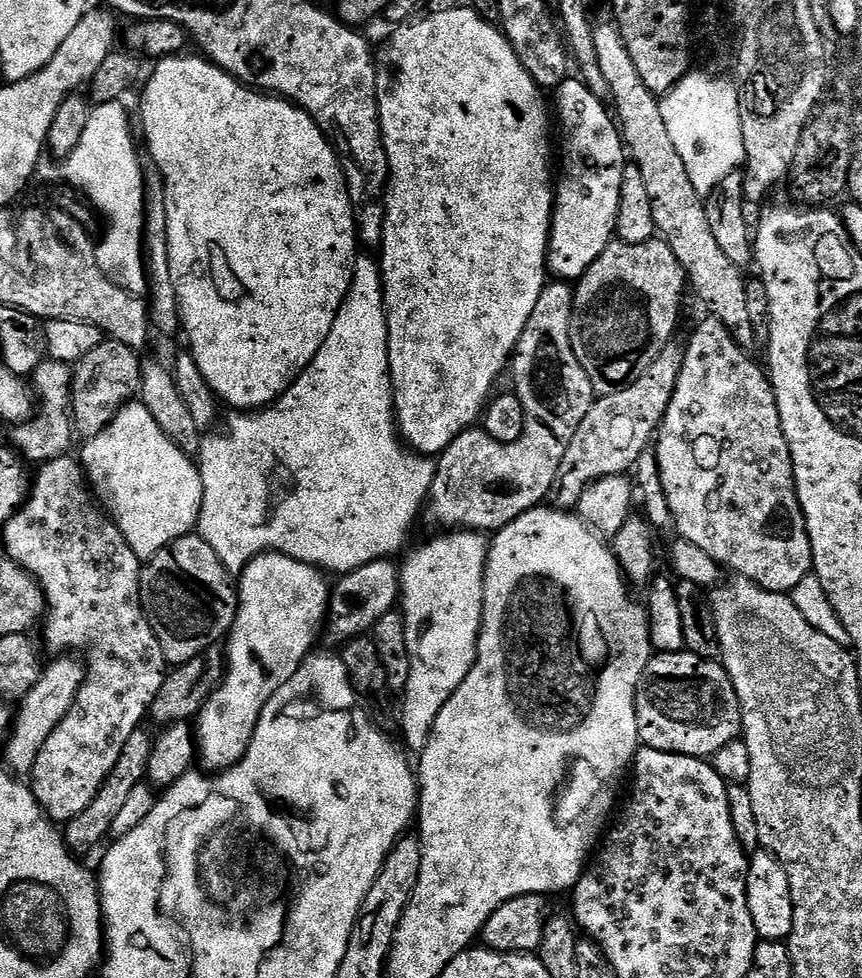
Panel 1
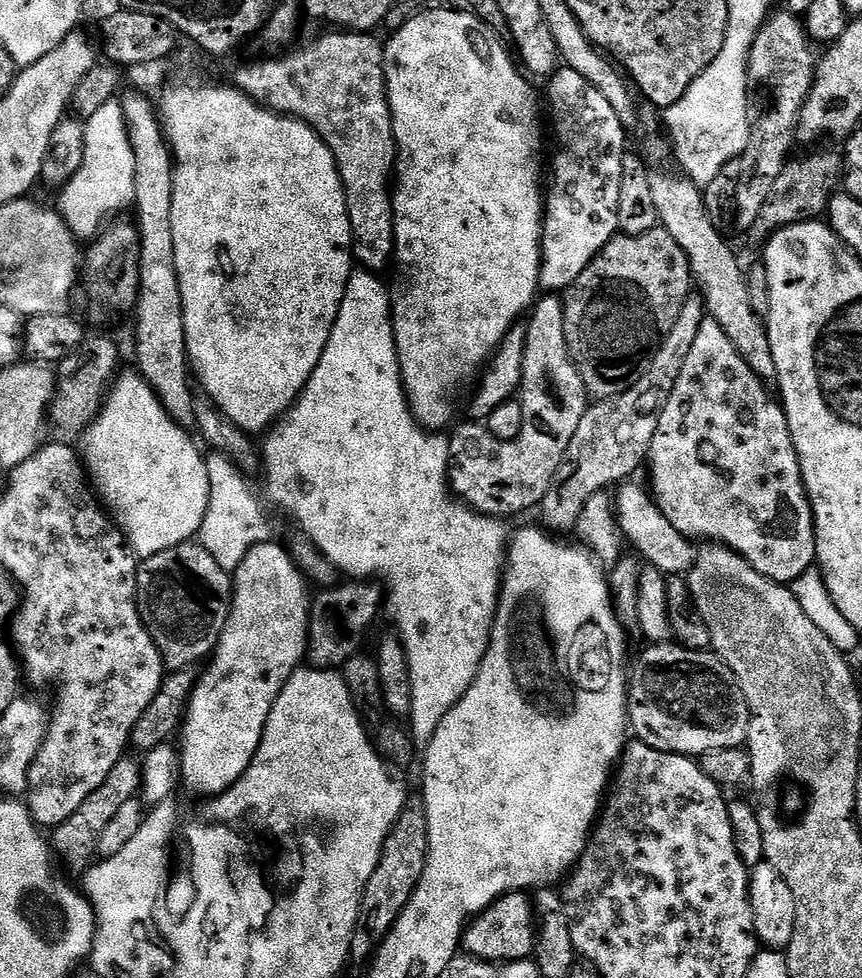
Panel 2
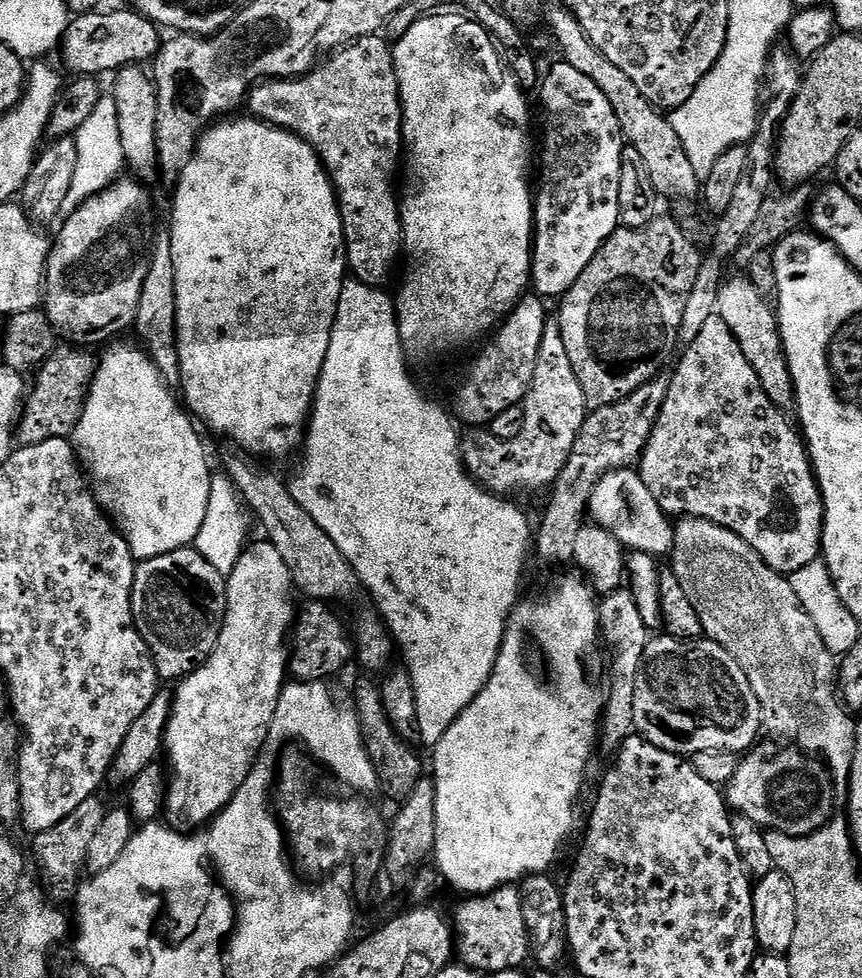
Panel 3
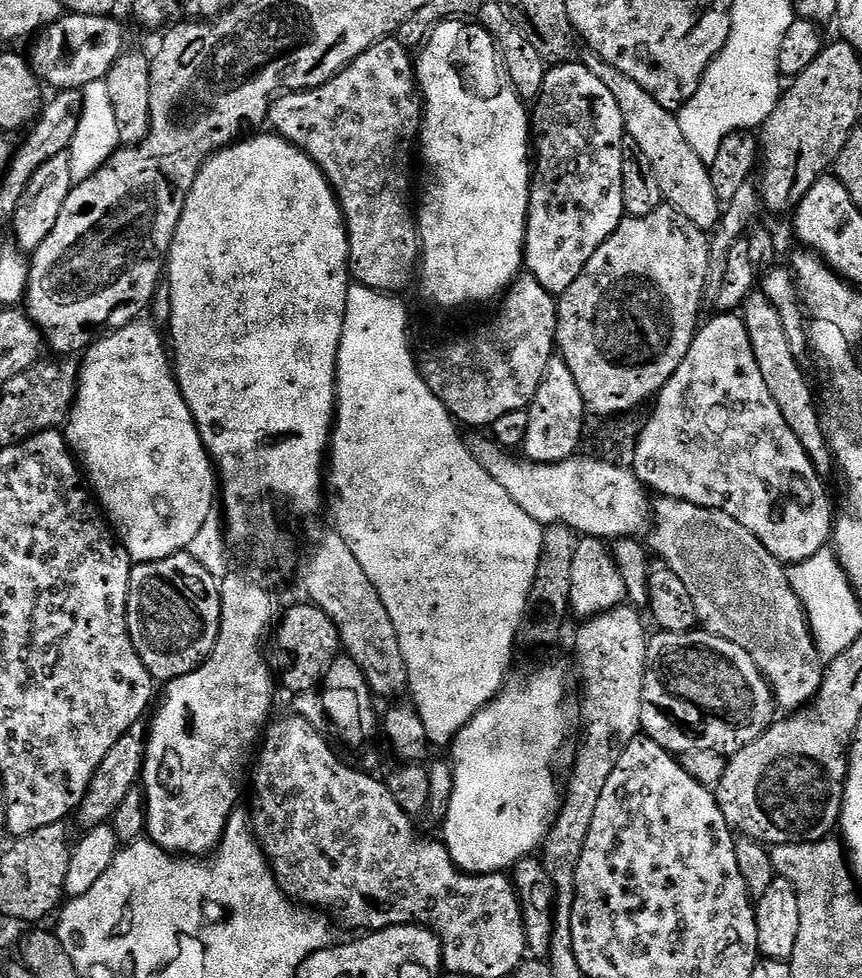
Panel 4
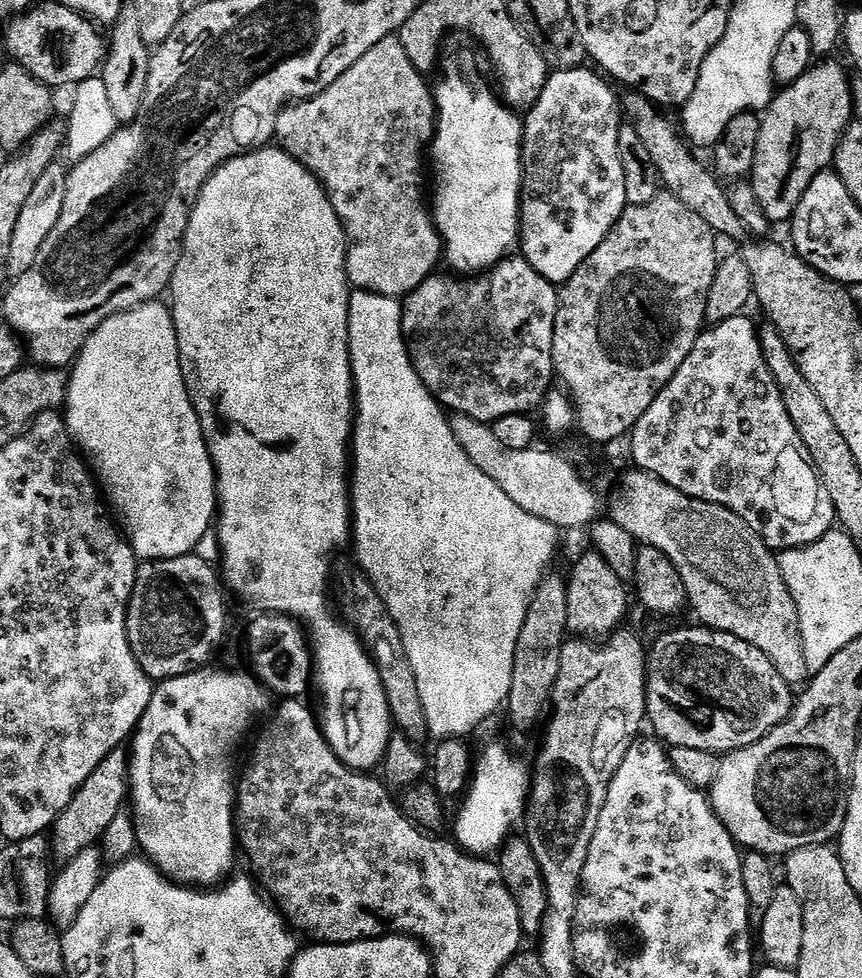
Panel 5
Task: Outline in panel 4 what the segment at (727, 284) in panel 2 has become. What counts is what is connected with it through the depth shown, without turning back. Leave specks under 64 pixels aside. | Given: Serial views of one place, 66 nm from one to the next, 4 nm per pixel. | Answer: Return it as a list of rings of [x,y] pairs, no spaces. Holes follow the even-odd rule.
[[[756,290],[744,301],[742,319],[750,336],[750,346],[754,359],[758,362],[758,370],[762,370],[762,378],[774,402],[778,402],[778,410],[782,410],[782,418],[786,418],[786,426],[794,430],[794,438],[802,442],[802,450],[808,452],[812,465],[821,478],[828,478],[834,472],[832,446],[828,443],[825,421],[820,420],[820,412],[816,409],[816,398],[812,388],[800,369],[801,361],[790,346],[790,338],[786,338],[786,330],[782,326],[782,318],[778,318],[778,310],[769,302],[763,291]]]

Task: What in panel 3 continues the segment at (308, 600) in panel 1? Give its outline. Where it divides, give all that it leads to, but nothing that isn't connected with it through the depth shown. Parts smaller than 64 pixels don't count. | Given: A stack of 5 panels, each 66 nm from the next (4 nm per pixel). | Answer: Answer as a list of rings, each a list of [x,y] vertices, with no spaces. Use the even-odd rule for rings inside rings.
[[[260,538],[260,541],[249,543],[240,557],[236,559],[234,570],[226,577],[228,589],[226,590],[226,614],[224,615],[224,625],[220,631],[220,637],[216,643],[216,649],[210,654],[210,658],[195,672],[185,676],[179,681],[175,689],[174,699],[172,701],[172,713],[170,722],[166,726],[164,735],[163,751],[168,752],[167,771],[170,775],[166,780],[166,817],[167,823],[177,830],[200,830],[205,827],[222,809],[228,805],[234,798],[234,794],[240,789],[240,783],[243,782],[252,773],[252,766],[256,762],[257,756],[264,750],[264,744],[268,741],[268,731],[270,722],[274,718],[274,710],[278,710],[278,698],[280,691],[284,689],[286,683],[286,673],[288,672],[288,658],[290,655],[290,633],[294,623],[294,604],[292,608],[292,596],[294,597],[294,585],[292,575],[282,562],[282,554],[267,539]]]

